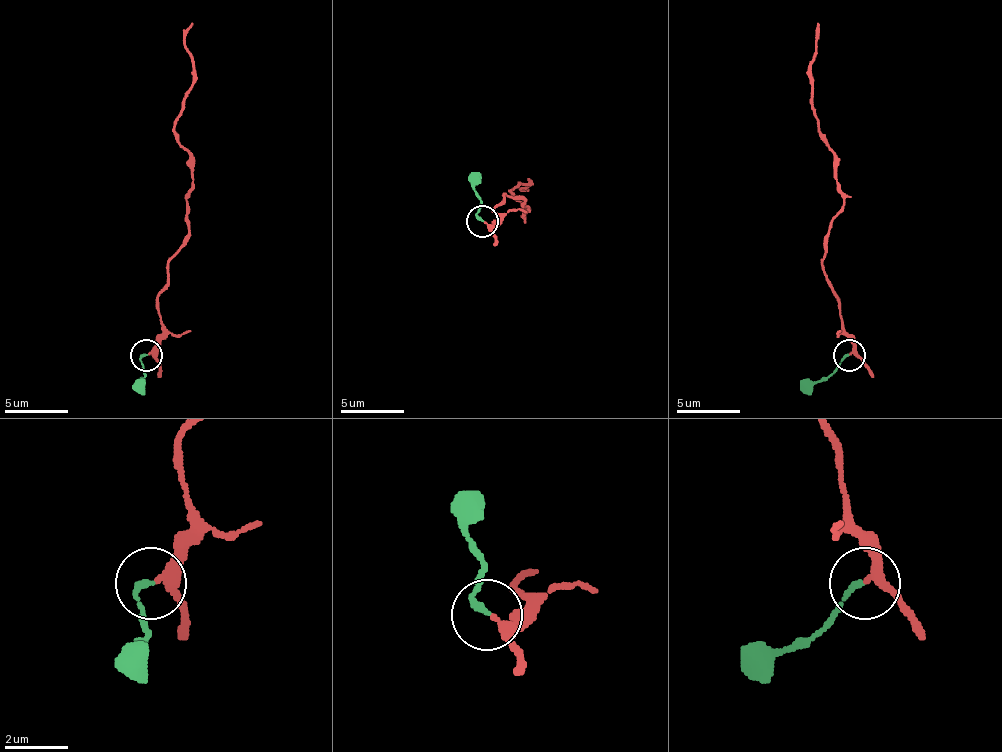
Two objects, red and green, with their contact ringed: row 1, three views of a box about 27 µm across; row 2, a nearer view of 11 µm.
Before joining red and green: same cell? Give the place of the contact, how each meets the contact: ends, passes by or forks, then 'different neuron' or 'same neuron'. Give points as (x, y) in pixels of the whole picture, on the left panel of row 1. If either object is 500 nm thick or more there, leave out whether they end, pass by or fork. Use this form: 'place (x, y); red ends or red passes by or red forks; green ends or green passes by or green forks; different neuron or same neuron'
place (146, 355); red passes by; green ends; same neuron

